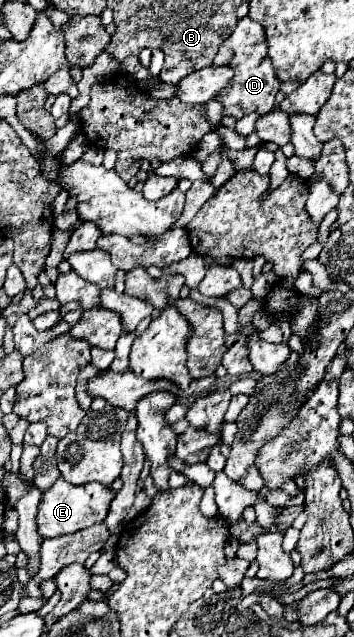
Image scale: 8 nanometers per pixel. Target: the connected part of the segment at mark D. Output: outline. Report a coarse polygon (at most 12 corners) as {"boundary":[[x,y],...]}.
{"boundary":[[240,19],[214,65],[234,81],[216,97],[240,119],[274,109],[280,81],[264,29]]}

